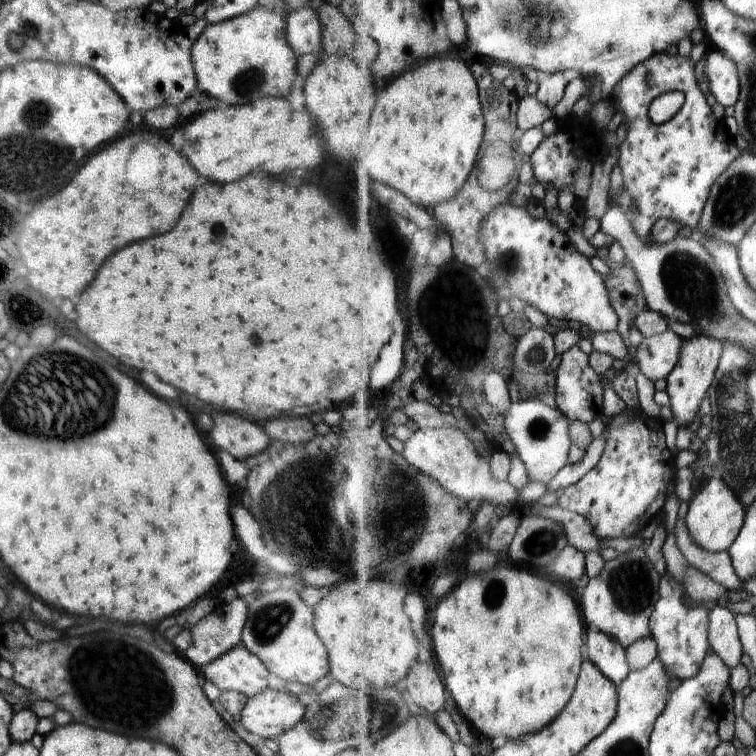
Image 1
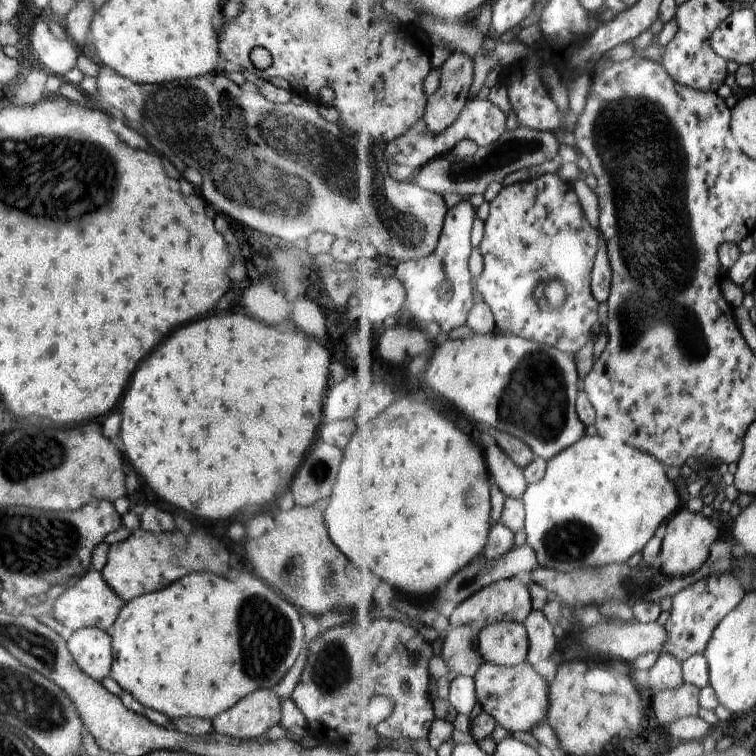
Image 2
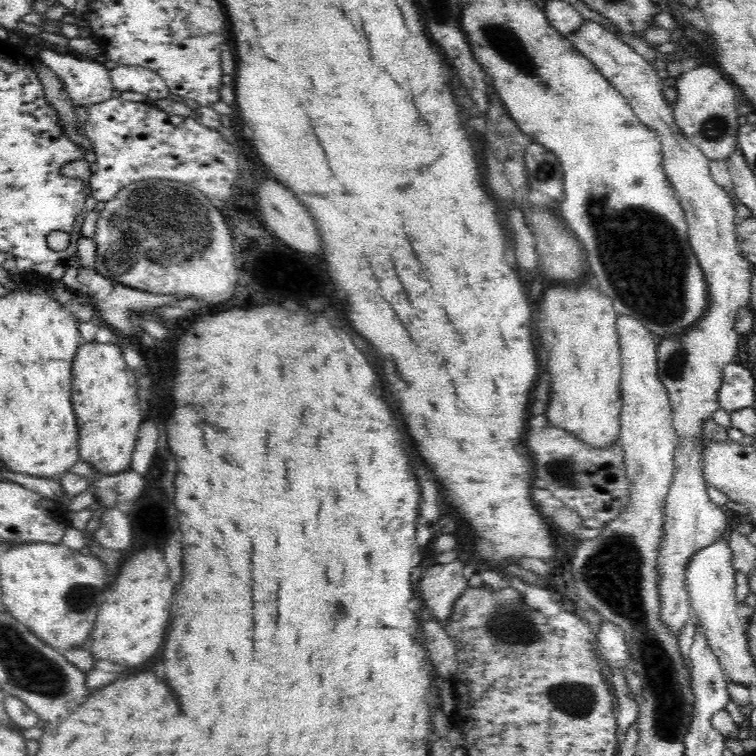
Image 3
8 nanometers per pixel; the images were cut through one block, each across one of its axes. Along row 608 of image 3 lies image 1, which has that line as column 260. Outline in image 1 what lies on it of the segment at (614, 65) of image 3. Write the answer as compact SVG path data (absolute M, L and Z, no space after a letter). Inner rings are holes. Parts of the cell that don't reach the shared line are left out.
M242 645L206 664L199 669L199 673L221 692L240 692L247 698L269 688L268 676L271 674L266 666Z

